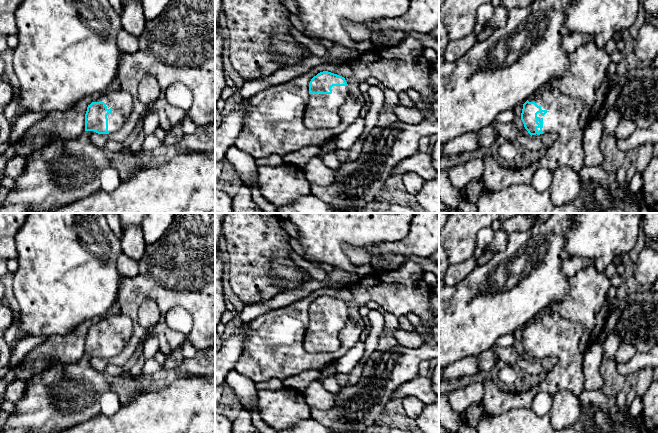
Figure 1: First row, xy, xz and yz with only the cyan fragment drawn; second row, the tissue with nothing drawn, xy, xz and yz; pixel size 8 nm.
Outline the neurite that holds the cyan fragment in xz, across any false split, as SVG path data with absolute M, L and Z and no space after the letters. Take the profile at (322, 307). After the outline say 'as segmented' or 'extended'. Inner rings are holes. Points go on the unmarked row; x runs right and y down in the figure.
M323 295L309 307L309 326L304 335L304 349L313 354L335 353L341 348L338 337L350 318L344 301Z; extended

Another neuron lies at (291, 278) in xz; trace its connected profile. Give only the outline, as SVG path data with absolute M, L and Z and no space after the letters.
M274 262L271 268L276 281L283 287L281 292L296 290L312 280L311 276L297 265L288 267Z

